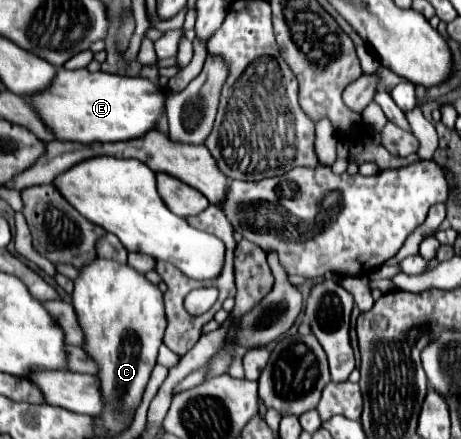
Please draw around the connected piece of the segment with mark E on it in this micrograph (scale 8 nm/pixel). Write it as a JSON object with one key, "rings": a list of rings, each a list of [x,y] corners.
{"rings":[[[64,67],[58,69],[56,83],[52,83],[52,91],[48,95],[30,97],[36,107],[40,107],[40,115],[52,123],[52,131],[60,135],[64,141],[80,141],[80,143],[102,143],[102,141],[128,141],[144,137],[154,131],[166,113],[166,93],[160,93],[160,85],[146,77],[122,77],[112,73],[90,73],[88,69],[68,71]]]}

